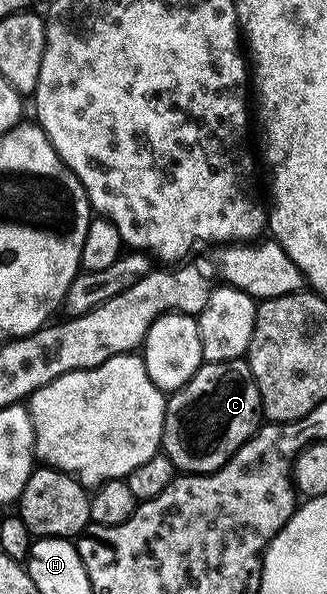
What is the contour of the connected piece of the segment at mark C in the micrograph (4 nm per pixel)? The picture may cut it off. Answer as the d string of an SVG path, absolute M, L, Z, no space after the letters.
M248 360L205 361L197 368L193 378L166 400L161 449L171 459L174 470L182 474L214 473L237 454L239 447L246 445L257 434L262 424L261 396Z

